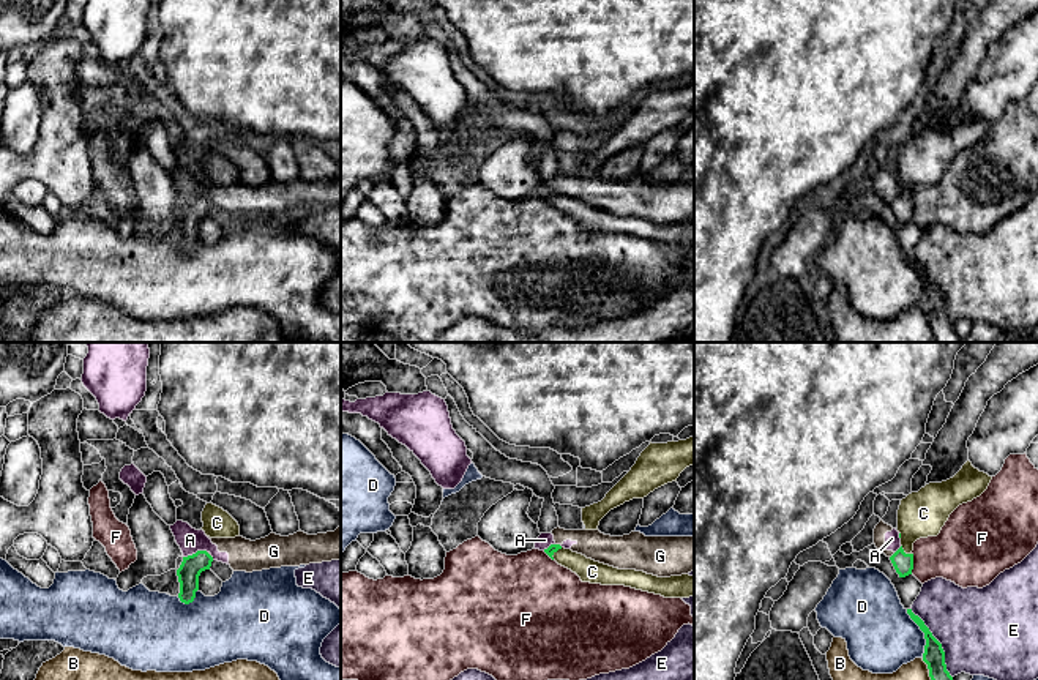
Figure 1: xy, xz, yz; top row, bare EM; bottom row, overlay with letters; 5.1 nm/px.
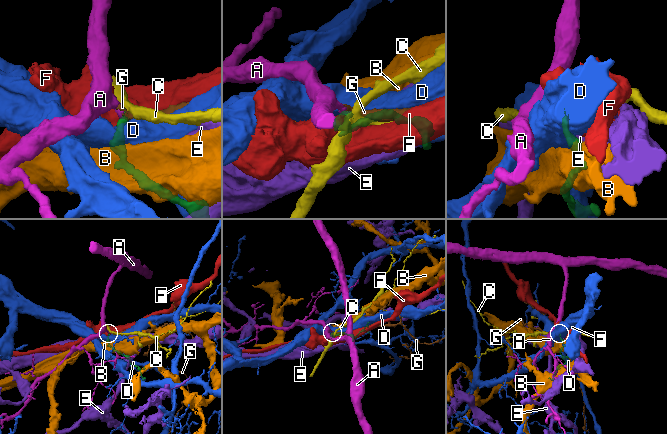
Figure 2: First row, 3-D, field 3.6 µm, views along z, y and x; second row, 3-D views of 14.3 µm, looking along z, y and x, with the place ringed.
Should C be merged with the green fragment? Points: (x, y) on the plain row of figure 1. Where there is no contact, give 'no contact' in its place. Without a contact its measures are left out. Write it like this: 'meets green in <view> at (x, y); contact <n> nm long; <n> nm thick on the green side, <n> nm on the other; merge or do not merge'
meets green in yz at (903, 198); contact 80 nm long; 100 nm thick on the green side, 240 nm on the other; merge

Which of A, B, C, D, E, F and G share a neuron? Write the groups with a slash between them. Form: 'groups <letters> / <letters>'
groups A G / B / C / D / E / F

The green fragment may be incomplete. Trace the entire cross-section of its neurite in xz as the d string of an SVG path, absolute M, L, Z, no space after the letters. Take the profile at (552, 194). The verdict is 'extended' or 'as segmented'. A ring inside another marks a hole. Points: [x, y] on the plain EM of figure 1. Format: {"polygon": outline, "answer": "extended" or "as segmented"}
{"polygon": "M551 191L544 199L558 211L576 219L582 229L601 232L625 232L636 237L661 241L664 245L689 245L694 241L694 222L681 221L658 224L636 216L618 216L582 200Z", "answer": "extended"}

